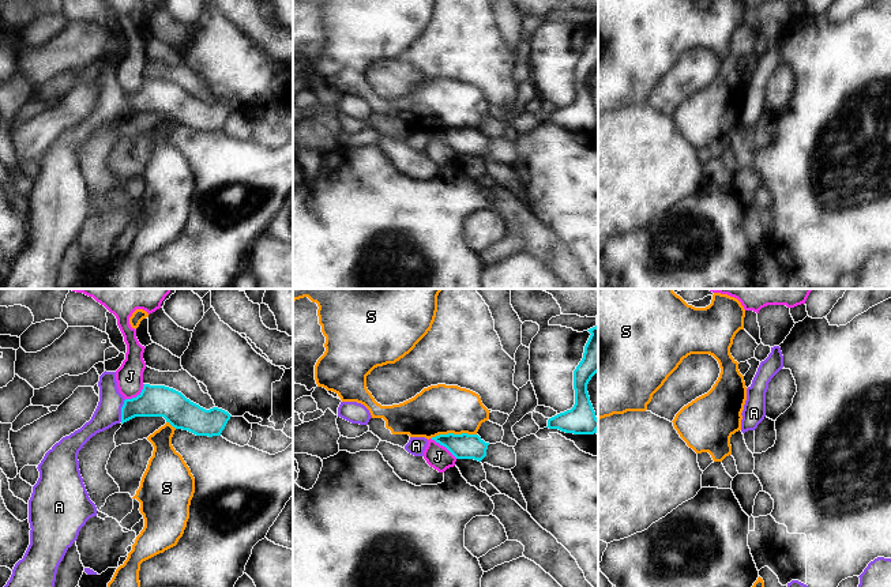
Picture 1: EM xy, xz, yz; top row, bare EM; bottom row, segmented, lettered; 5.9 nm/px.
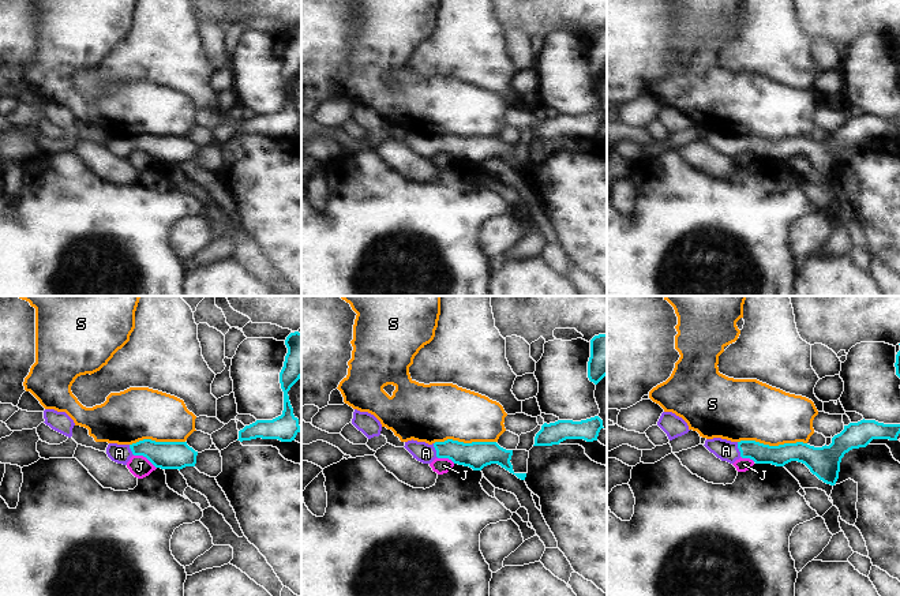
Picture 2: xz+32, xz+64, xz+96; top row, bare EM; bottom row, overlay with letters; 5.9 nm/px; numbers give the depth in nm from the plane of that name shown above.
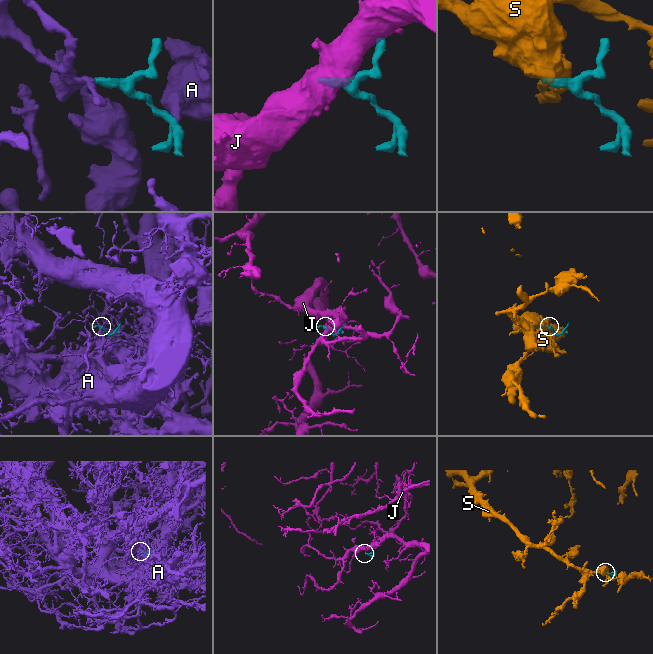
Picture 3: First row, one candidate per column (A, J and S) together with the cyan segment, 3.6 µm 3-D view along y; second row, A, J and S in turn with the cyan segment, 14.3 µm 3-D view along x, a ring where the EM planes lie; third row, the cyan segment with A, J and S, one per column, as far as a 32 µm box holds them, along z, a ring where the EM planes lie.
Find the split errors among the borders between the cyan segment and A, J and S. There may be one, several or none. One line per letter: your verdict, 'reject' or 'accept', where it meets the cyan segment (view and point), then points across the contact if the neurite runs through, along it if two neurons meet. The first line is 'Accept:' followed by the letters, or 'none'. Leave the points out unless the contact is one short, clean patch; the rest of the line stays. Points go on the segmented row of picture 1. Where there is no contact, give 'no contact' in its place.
Accept: A
A: accept; contact xy (121, 410); way xy (154, 401), (121, 410), (111, 410), (108, 413)
J: reject; contact xz (444, 446); border xz (431, 439), (444, 446), (457, 458)
S: reject; contact xz (452, 433)

